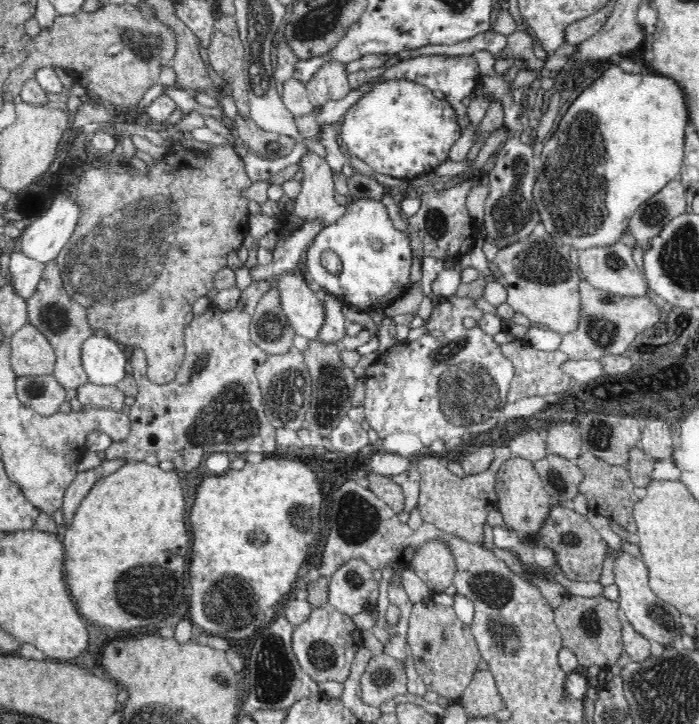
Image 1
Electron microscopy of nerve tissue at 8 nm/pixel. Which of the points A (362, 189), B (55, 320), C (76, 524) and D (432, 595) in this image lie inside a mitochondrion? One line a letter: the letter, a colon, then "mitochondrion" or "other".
A: other
B: mitochondrion
C: other
D: other

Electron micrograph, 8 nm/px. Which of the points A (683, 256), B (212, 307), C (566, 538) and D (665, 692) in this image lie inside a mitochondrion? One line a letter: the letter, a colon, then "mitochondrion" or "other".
A: mitochondrion
B: other
C: mitochondrion
D: mitochondrion

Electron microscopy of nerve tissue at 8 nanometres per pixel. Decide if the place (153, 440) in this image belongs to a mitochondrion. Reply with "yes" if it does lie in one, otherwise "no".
no

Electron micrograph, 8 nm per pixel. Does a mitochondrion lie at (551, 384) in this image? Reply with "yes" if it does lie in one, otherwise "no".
no

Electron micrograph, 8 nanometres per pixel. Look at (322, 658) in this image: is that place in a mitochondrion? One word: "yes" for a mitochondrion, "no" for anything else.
yes

